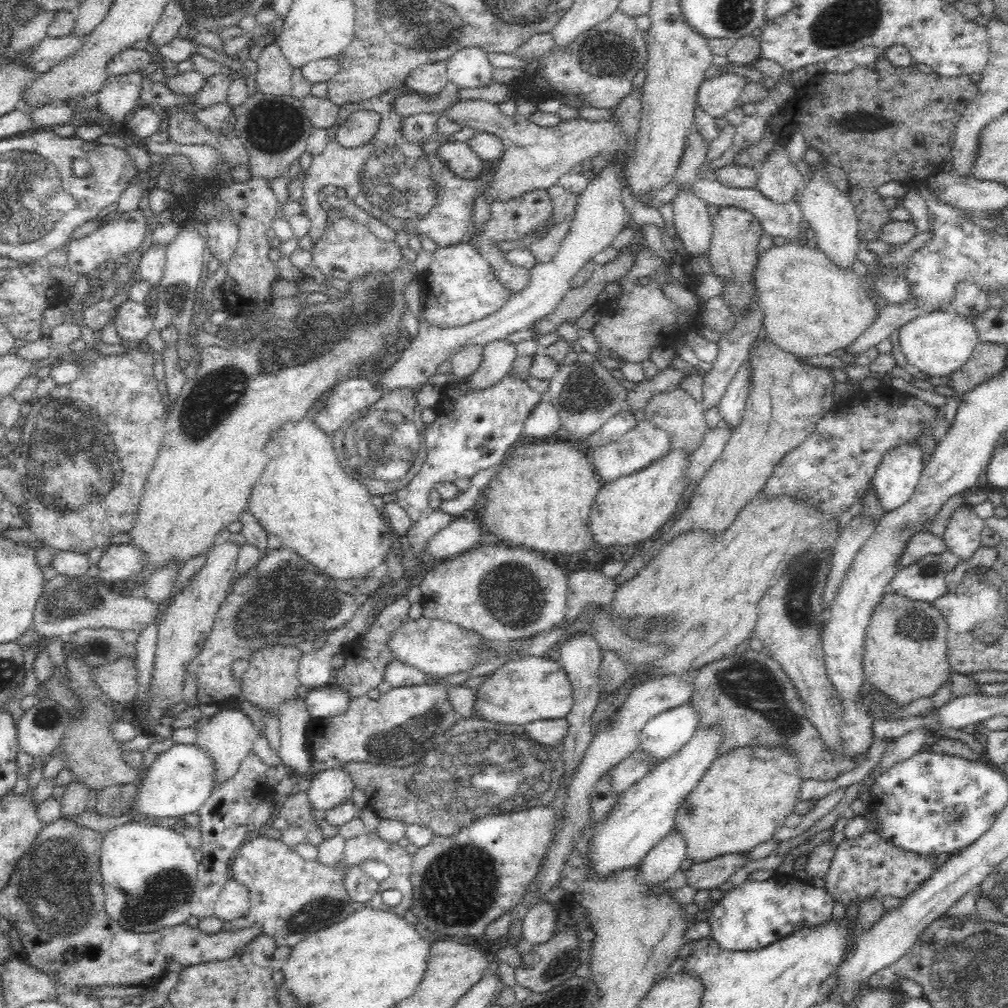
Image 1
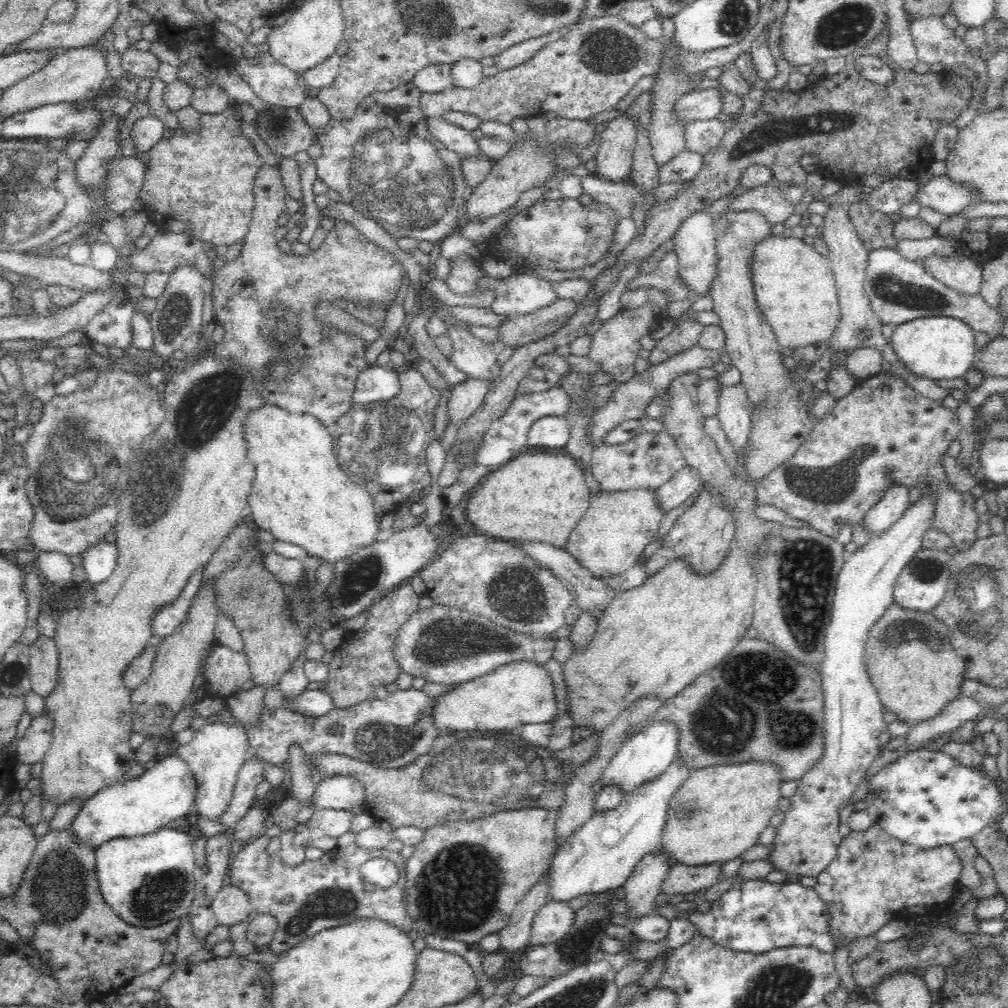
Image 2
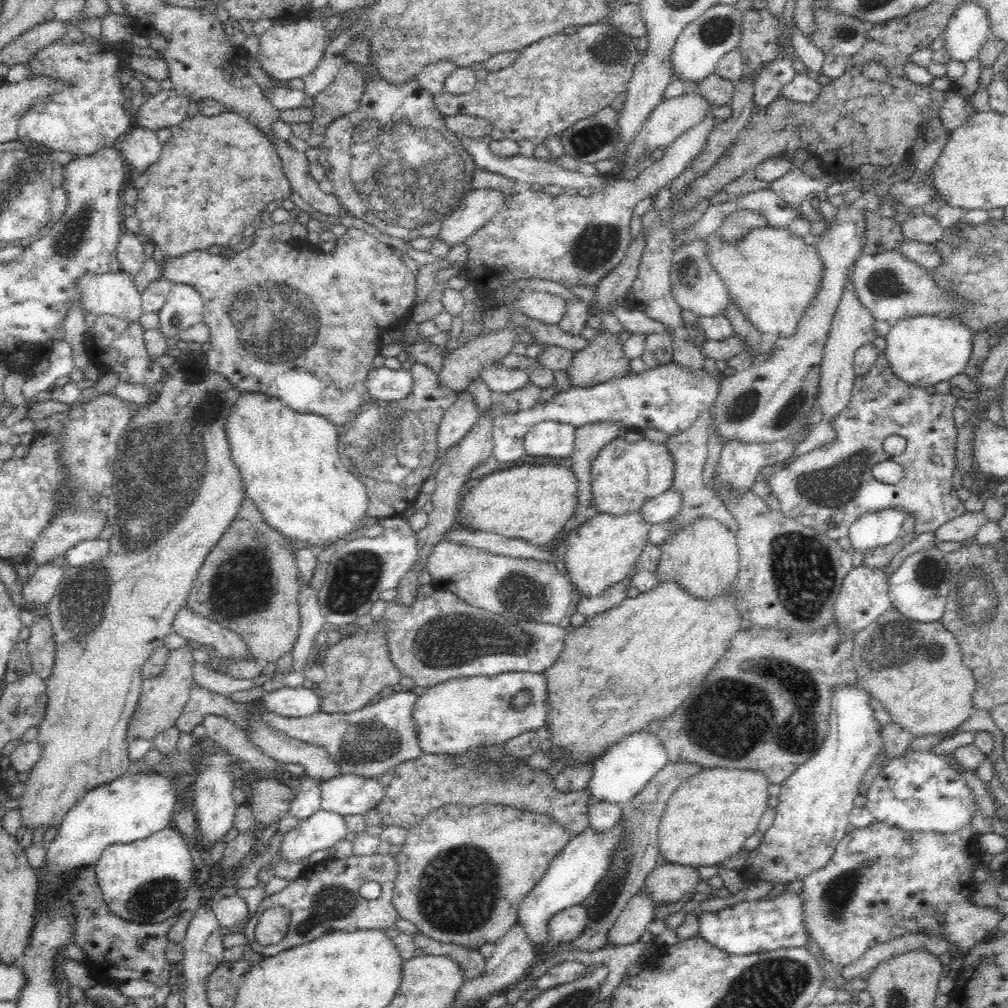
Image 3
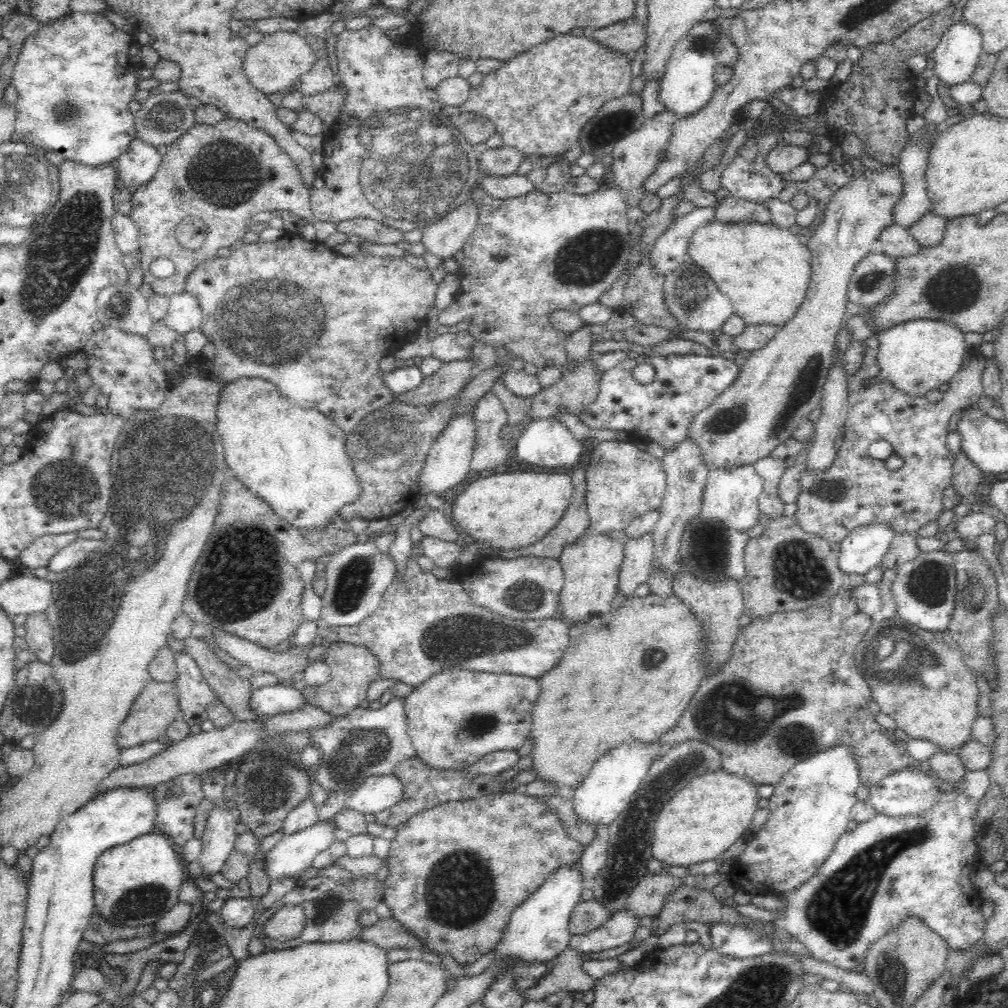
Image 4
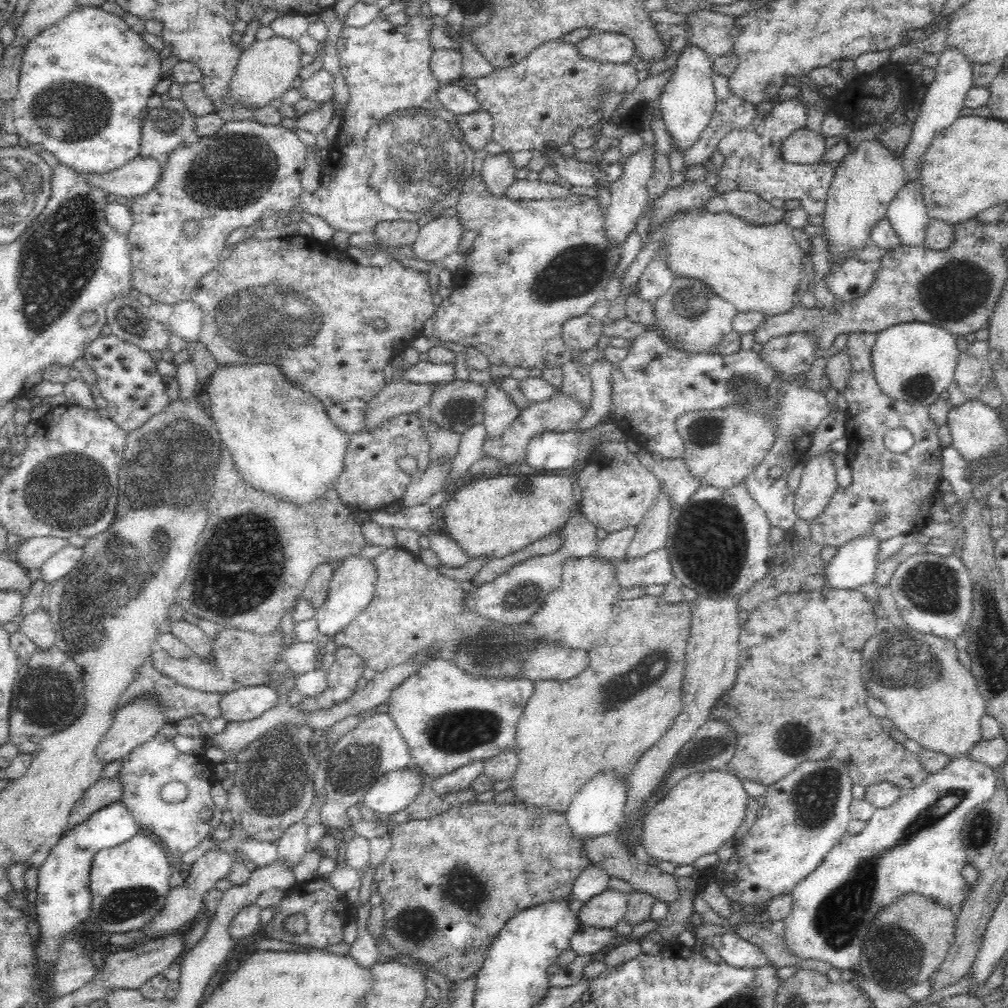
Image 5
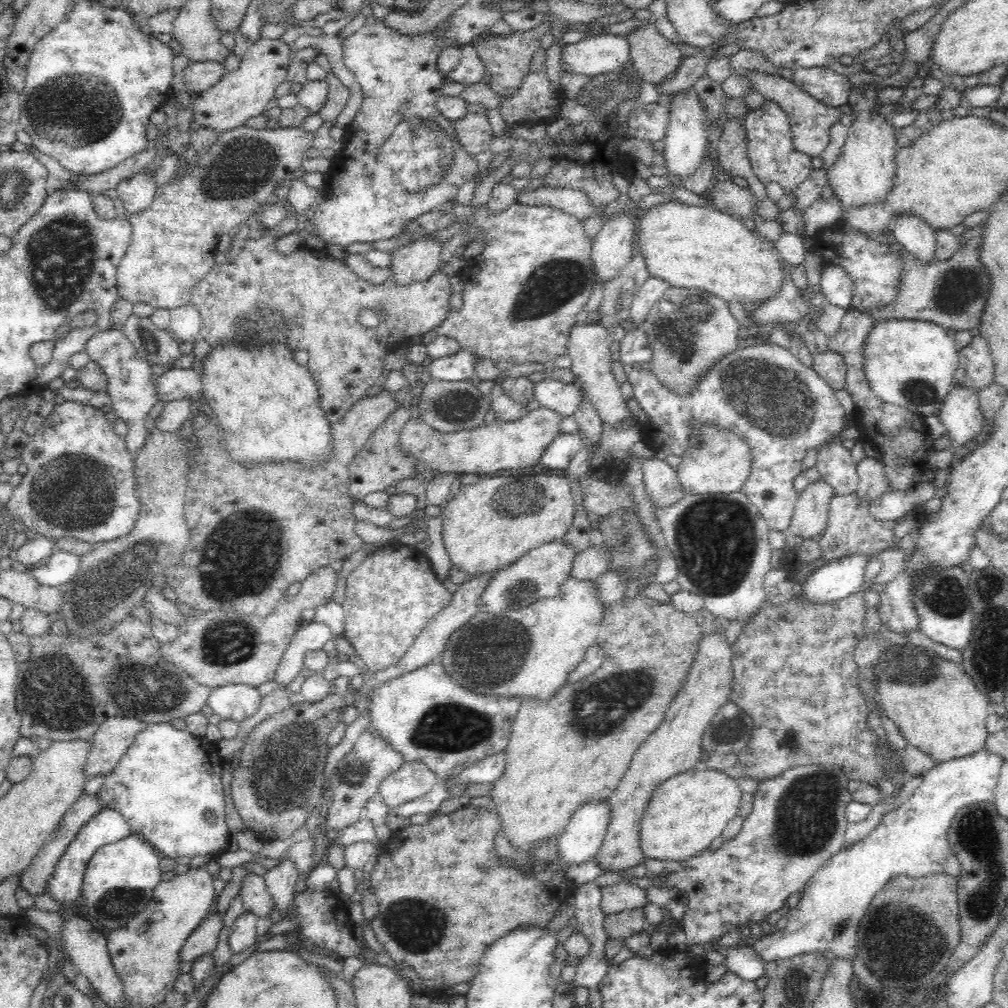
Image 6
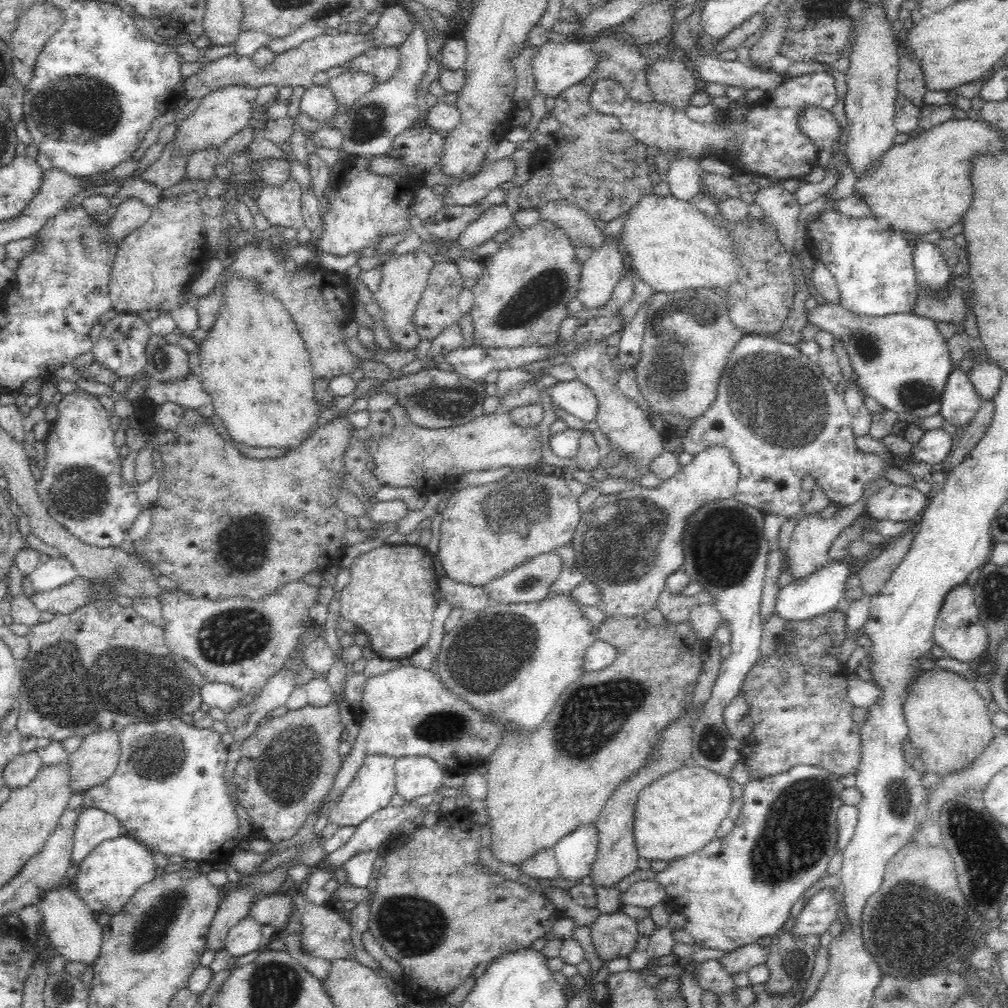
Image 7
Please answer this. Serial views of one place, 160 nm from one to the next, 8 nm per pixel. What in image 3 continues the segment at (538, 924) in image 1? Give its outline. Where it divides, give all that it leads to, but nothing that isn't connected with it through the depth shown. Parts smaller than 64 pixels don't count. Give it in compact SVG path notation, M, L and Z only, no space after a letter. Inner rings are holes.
M572 905L560 912L556 912L550 920L546 920L548 940L554 944L566 943L574 940L586 924L586 907Z

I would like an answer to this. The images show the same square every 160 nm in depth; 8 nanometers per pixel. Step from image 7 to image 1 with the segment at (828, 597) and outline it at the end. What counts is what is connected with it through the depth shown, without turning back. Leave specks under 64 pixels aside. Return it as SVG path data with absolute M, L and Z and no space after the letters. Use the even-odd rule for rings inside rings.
M918 440L902 442L878 462L873 487L886 512L902 506L916 490L925 465L921 448Z

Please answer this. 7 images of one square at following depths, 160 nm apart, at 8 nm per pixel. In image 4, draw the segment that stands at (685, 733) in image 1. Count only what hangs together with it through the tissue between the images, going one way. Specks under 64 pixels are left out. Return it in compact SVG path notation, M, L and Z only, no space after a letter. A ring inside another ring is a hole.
M632 740L618 744L593 765L589 776L570 795L574 800L574 811L580 821L600 825L610 825L629 806L632 796L640 789L642 780L648 776L650 766L659 760L664 749L658 742Z

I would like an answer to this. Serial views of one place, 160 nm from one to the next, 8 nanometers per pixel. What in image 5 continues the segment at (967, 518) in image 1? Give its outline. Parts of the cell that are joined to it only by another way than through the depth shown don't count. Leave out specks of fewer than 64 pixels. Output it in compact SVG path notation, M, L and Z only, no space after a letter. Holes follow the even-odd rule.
M850 333L846 353L851 359L851 373L848 384L843 388L848 408L845 415L845 437L848 439L848 448L845 452L846 462L850 465L850 484L846 488L836 486L834 494L830 496L830 502L818 516L814 516L809 522L811 539L819 545L842 546L848 540L864 534L874 534L880 540L888 540L898 534L919 533L926 525L930 517L930 507L934 499L939 495L938 486L943 478L942 449L938 439L938 424L936 424L929 412L929 408L922 404L910 404L898 401L885 392L882 392L877 383L873 364L871 361L872 350L876 342L876 333ZM976 340L960 354L953 381L949 385L949 407L960 406L978 398L982 389L993 378L993 365L989 359L989 343ZM893 428L905 428L912 433L914 444L902 454L892 452L884 444L884 435Z

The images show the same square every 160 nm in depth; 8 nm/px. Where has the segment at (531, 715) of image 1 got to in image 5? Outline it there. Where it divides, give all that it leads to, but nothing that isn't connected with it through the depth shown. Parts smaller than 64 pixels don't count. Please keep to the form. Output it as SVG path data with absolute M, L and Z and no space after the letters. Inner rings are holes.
M436 658L422 665L390 693L387 713L406 740L412 763L426 772L430 779L436 780L462 766L514 751L517 724L533 692L533 682L524 676L520 678L472 676L458 668L452 658L447 660Z

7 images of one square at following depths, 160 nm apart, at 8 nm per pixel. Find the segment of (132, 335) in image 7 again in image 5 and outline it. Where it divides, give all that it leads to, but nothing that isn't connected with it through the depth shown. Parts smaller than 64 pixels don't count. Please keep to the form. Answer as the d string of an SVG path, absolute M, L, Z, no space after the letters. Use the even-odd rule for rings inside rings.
M98 336L90 342L83 355L87 366L94 370L96 384L107 403L109 418L122 431L132 432L145 424L152 416L163 412L170 402L166 395L167 383L162 380L156 362L146 350L120 338Z

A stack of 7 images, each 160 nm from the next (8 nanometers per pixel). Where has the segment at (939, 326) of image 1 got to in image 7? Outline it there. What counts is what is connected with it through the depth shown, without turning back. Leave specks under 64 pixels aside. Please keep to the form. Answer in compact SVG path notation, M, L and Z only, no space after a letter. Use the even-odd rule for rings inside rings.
M818 304L813 310L807 311L807 324L816 325L821 330L827 331L832 334L834 337L842 340L842 343L846 345L846 351L848 351L849 358L851 360L851 365L853 370L857 374L857 382L859 386L863 388L863 391L868 395L877 400L879 404L882 404L883 408L886 408L888 411L893 411L898 413L898 416L901 418L909 418L918 420L920 418L925 418L938 414L940 411L940 400L942 398L942 391L946 384L946 381L949 378L949 374L956 368L953 365L953 361L950 357L950 350L948 349L948 342L945 340L938 331L936 323L928 318L922 316L916 316L912 313L897 313L890 314L887 316L859 316L850 310L845 310L841 305L834 306L830 304Z

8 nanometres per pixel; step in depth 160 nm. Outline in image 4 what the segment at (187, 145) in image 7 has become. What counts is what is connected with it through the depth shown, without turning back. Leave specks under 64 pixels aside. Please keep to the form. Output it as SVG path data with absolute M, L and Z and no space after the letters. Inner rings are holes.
M278 30L265 34L262 40L250 46L243 62L244 73L254 88L264 94L274 94L297 84L300 78L313 68L317 60L315 46L296 30Z

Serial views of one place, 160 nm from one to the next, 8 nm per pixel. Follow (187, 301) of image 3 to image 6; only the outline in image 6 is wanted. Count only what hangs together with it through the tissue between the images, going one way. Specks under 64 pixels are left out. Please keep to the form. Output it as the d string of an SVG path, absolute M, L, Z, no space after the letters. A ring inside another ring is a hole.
M189 303L172 309L171 314L167 332L178 342L193 344L200 337L202 328L199 311Z

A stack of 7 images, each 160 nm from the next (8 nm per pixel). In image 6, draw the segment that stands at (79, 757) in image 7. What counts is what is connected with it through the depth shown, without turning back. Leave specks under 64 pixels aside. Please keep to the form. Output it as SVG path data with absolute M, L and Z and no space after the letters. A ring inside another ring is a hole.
M132 716L106 719L92 736L92 748L83 767L86 777L110 774L118 766L136 735L146 727L146 722Z

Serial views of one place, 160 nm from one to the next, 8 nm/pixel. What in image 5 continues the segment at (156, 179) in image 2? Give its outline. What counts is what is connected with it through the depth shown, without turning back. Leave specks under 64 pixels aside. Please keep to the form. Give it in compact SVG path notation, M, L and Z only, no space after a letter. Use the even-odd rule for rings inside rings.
M224 121L224 124L210 136L193 137L188 142L183 143L174 148L172 152L167 156L167 162L162 167L162 172L158 178L158 182L146 192L146 194L140 194L134 198L134 203L129 208L131 217L134 224L131 226L129 233L127 234L128 241L131 244L131 265L132 265L132 288L137 288L140 293L148 295L154 303L165 303L174 305L179 301L191 300L192 292L198 283L198 280L208 272L218 267L220 262L220 252L228 247L226 239L229 234L240 227L247 227L252 230L256 227L258 218L263 215L275 215L276 213L287 213L294 211L294 213L300 213L304 221L306 221L313 228L313 237L321 240L322 242L332 242L332 236L334 236L335 230L319 216L304 212L300 207L300 197L303 194L302 184L300 183L300 176L306 168L306 146L298 139L294 130L286 129L283 125L265 125L256 121ZM189 219L197 220L199 224L199 231L196 236L186 236L182 233L182 224Z

